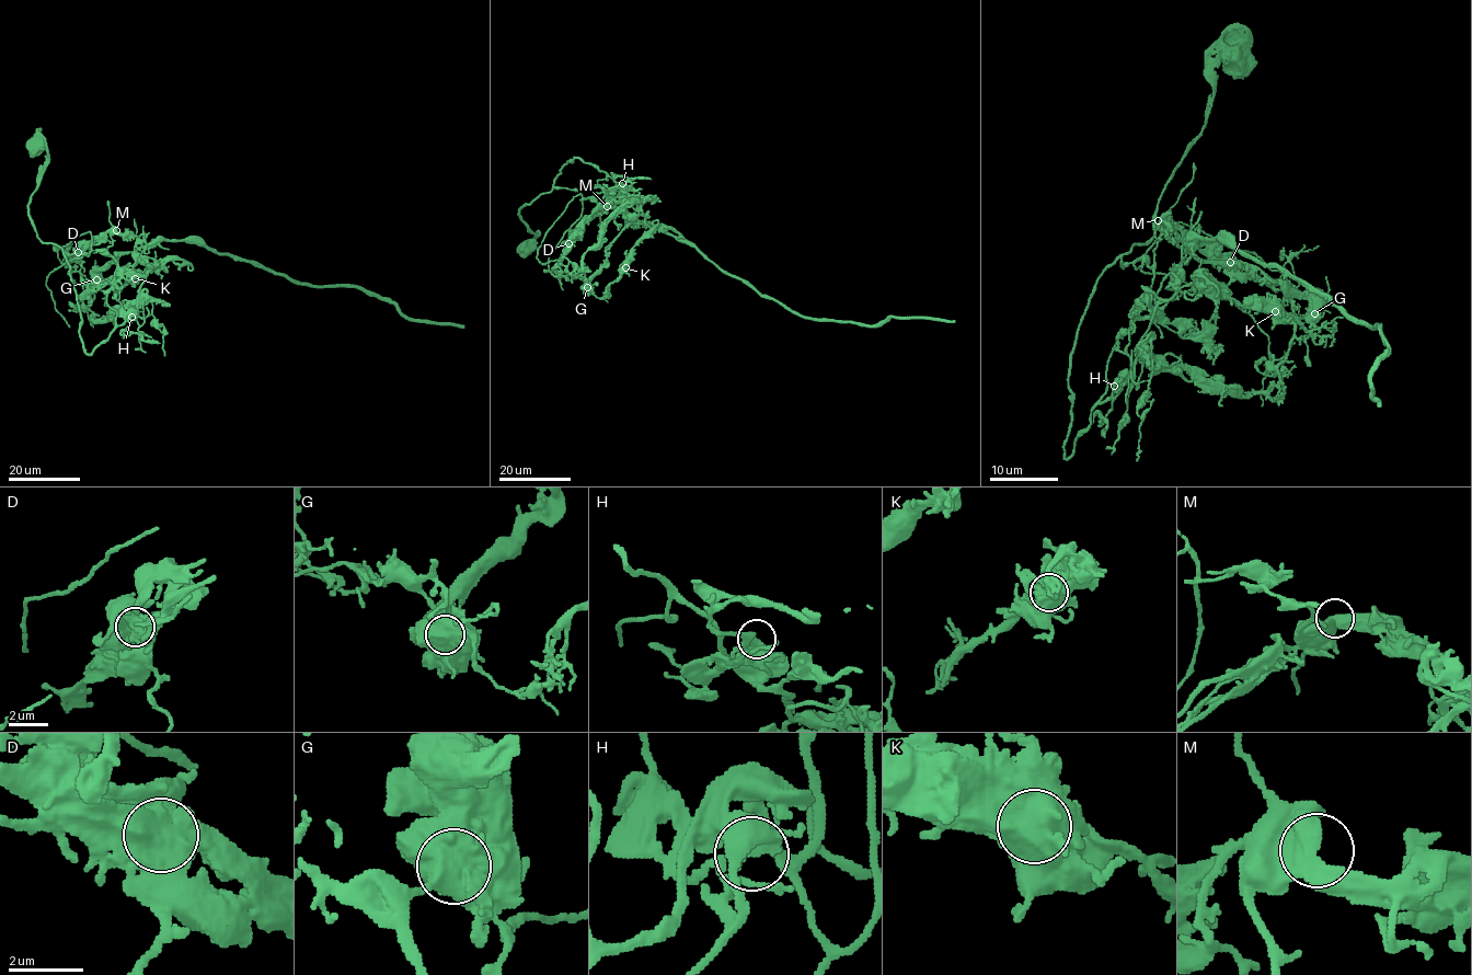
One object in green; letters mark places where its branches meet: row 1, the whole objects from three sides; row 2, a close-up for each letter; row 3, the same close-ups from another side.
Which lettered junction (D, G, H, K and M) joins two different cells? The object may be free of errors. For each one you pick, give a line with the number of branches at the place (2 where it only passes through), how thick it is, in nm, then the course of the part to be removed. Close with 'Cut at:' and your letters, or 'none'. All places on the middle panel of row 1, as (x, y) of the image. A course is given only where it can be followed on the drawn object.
G: 2 branches meet; 1100 nm thick; foreign part runs (586, 288), (606, 248), (641, 221), (692, 243), (805, 317), (878, 325), (889, 318), (954, 320)
Cut at: G

